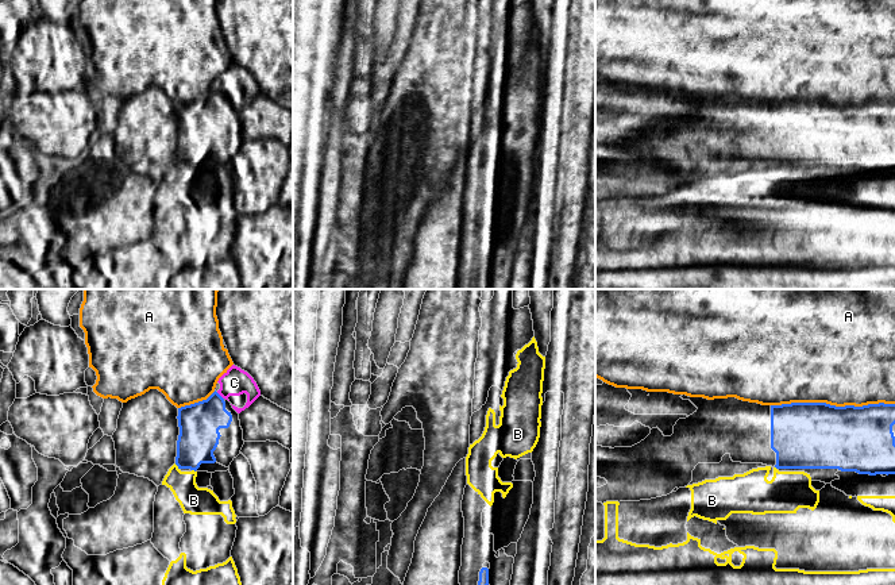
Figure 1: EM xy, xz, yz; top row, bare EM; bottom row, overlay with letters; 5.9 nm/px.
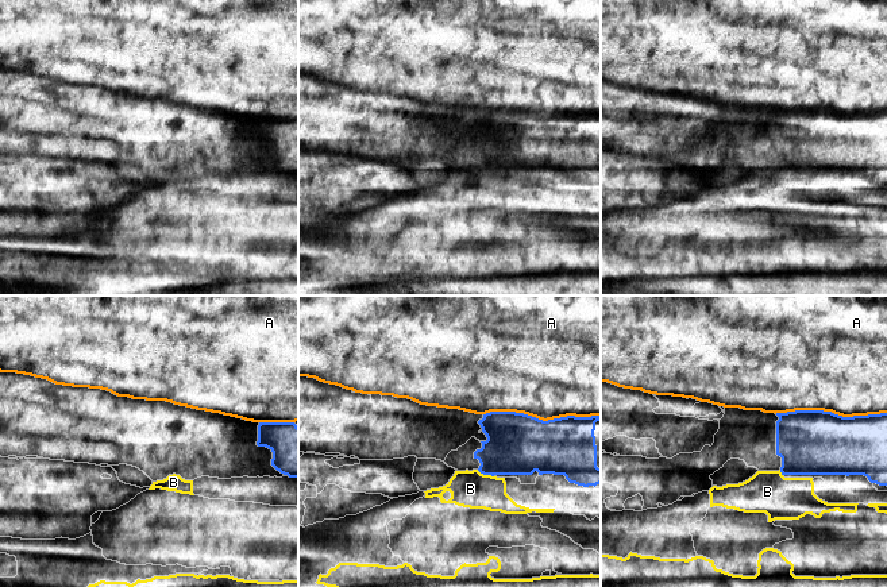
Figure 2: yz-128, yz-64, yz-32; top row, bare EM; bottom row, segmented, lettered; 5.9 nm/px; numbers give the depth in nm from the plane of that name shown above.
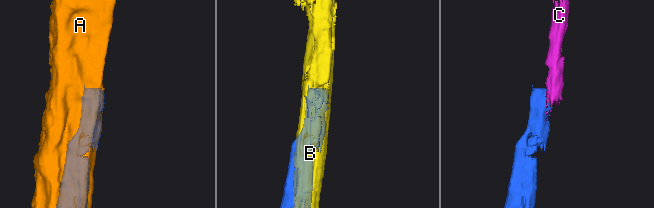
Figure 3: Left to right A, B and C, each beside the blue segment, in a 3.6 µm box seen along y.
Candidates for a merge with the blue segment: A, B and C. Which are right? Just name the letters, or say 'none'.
none

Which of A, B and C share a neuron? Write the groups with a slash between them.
A / B / C

